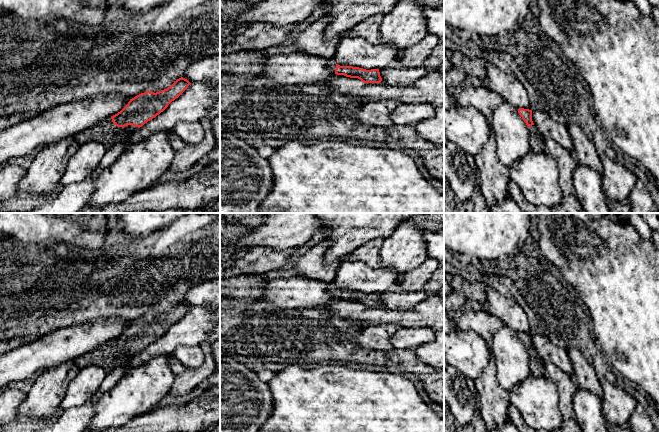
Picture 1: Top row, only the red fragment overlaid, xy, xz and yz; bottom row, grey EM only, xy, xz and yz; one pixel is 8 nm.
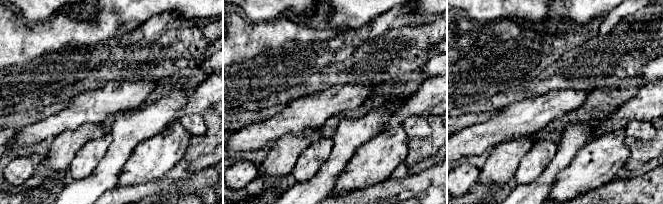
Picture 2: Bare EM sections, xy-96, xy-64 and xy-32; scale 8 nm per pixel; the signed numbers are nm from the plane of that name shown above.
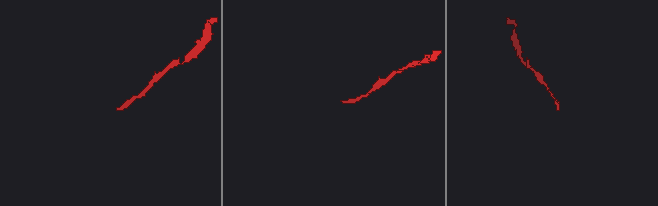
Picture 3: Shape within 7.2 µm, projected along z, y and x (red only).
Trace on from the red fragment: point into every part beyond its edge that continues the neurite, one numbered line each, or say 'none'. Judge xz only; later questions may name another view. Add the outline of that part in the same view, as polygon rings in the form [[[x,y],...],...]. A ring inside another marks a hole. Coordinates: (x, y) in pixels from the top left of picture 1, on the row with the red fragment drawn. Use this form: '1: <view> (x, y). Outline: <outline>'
1: xz (331, 64). Outline: [[[332,58],[332,59],[327,59],[327,60],[326,60],[326,64],[327,64],[327,66],[328,66],[330,69],[332,69],[332,70],[335,71],[335,69],[336,69],[336,63],[335,63],[335,61],[334,61],[333,58]]]

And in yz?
1: yz (536, 141). Outline: [[[535,125],[528,127],[529,129],[529,144],[531,146],[531,150],[539,153],[544,152],[544,138],[538,131]]]

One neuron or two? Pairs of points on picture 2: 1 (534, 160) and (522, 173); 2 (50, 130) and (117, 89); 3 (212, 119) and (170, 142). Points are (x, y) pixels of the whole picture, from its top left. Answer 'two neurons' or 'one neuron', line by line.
1: one neuron
2: one neuron
3: two neurons

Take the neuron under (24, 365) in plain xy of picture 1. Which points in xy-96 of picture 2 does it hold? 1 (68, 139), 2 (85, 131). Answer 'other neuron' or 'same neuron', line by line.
1: other neuron
2: other neuron

